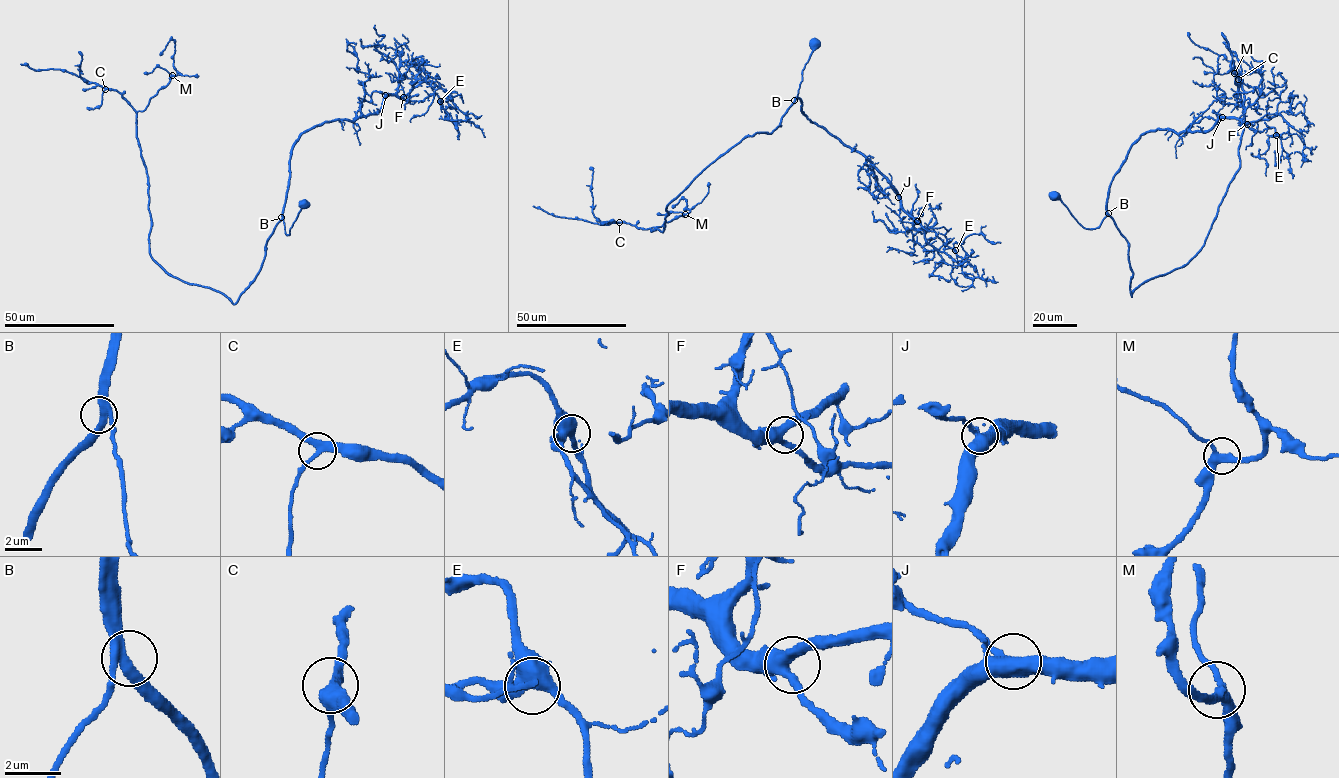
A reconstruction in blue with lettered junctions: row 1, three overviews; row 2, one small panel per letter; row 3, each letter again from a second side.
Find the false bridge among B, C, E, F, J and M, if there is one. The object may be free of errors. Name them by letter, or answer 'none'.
J

